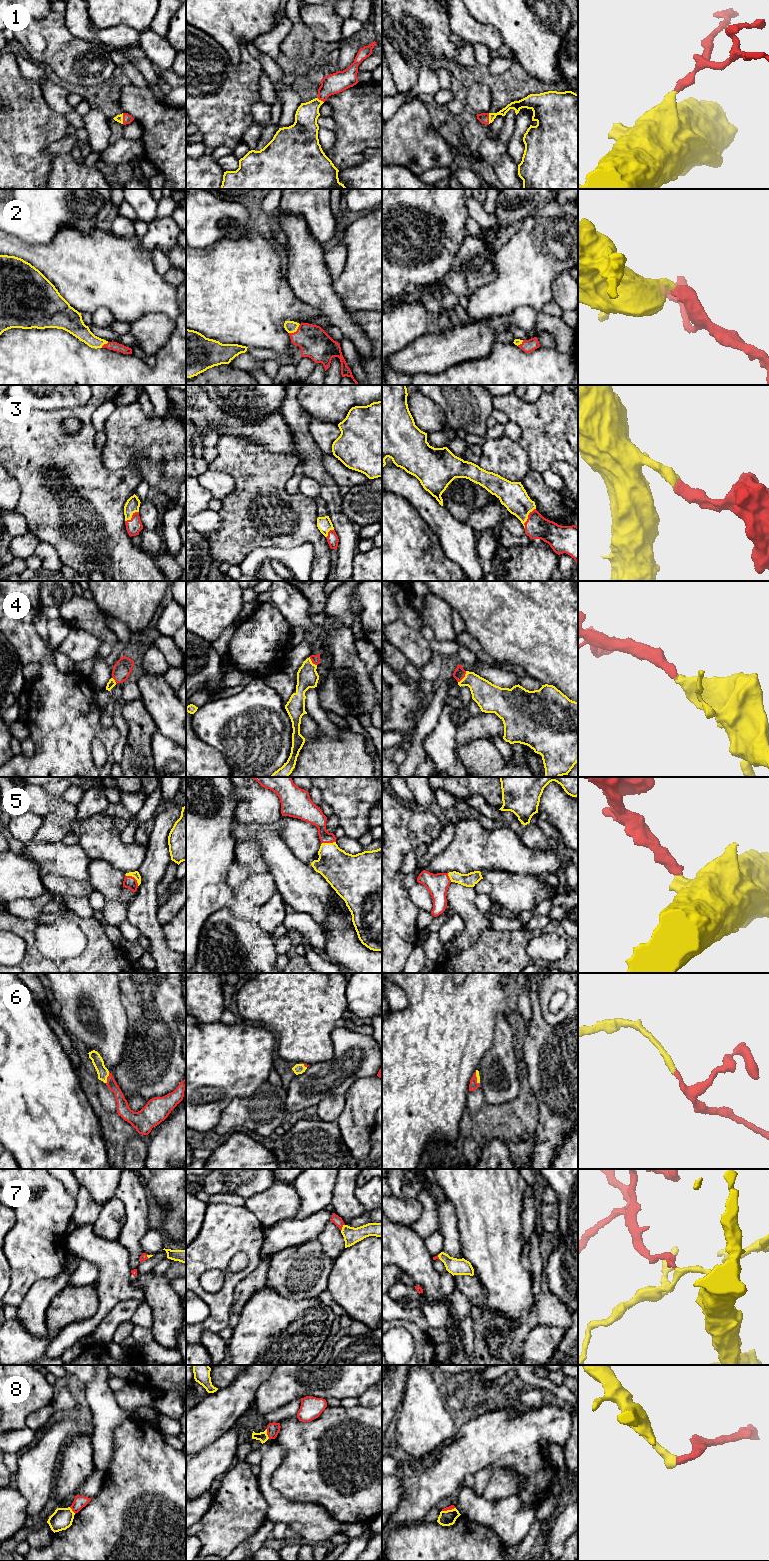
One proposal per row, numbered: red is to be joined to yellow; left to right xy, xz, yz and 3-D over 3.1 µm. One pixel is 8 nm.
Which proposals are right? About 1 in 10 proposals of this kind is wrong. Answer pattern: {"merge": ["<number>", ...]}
{"merge": ["1", "2", "3", "4", "5", "6", "7"]}

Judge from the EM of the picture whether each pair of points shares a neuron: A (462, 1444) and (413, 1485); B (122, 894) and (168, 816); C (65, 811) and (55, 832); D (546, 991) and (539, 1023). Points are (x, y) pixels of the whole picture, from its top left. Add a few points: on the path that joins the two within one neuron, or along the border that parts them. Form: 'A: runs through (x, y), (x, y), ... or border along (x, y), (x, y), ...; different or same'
A: runs through (450, 1456), (425, 1481); same
B: border along (136, 892), (133, 900), (127, 906); different
C: runs through (65, 816), (56, 827); same
D: border along (537, 990), (541, 1015), (551, 1024), (562, 1022); different

